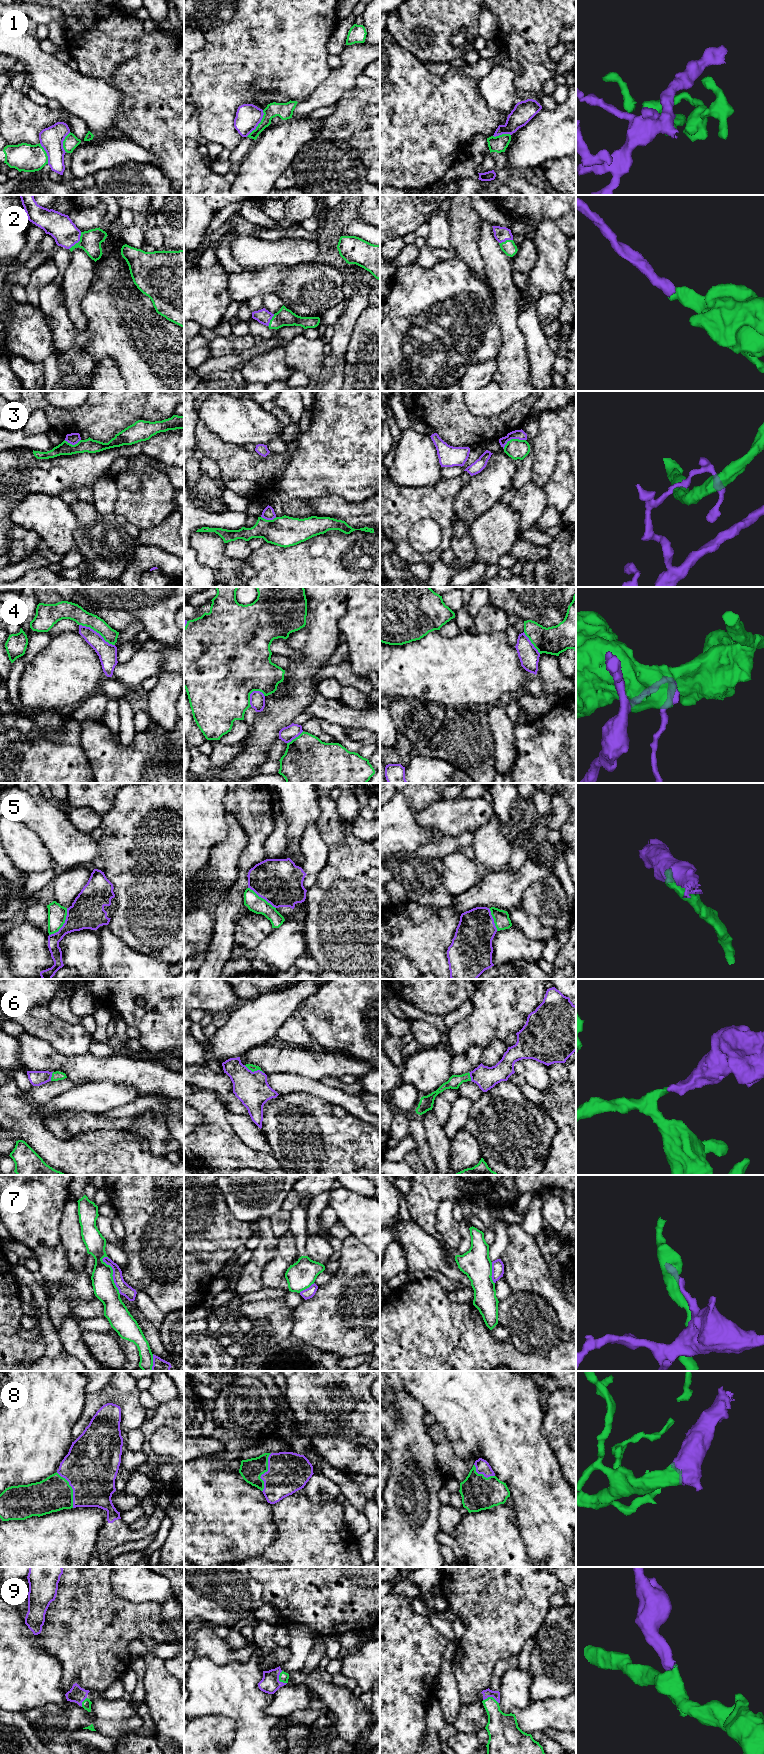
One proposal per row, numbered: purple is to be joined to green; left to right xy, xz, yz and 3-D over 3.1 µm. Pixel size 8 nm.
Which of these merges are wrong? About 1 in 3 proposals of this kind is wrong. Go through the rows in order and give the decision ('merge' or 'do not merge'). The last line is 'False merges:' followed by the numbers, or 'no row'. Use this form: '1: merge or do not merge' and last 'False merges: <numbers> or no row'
1: do not merge
2: merge
3: do not merge
4: do not merge
5: do not merge
6: merge
7: do not merge
8: merge
9: merge
False merges: 1, 3, 4, 5, 7

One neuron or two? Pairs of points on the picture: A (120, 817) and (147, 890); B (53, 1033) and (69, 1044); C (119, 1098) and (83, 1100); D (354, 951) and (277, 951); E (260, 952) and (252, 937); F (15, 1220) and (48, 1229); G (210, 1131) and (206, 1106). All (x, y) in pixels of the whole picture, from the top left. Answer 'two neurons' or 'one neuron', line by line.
A: one neuron
B: one neuron
C: one neuron
D: two neurons
E: two neurons
F: one neuron
G: one neuron

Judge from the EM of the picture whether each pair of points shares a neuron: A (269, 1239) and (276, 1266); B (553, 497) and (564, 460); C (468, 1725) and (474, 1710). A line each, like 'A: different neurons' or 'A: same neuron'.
A: different neurons
B: same neuron
C: same neuron

